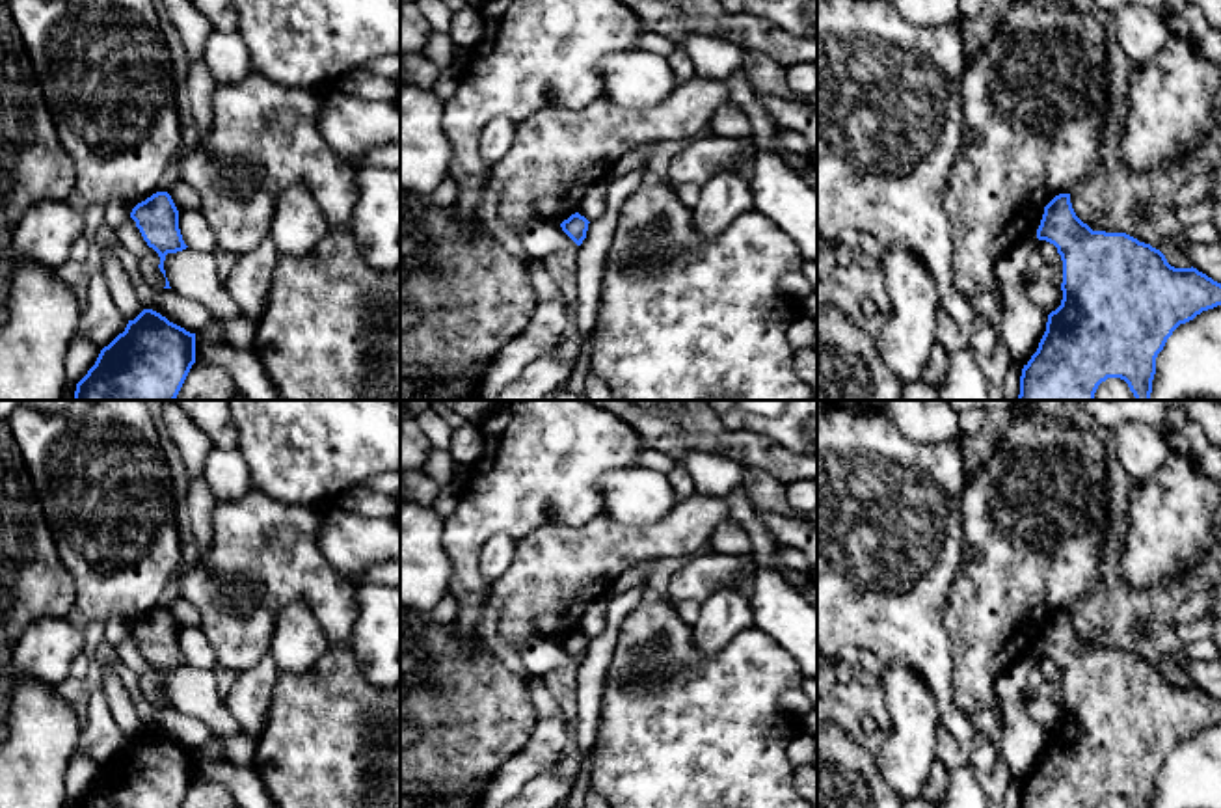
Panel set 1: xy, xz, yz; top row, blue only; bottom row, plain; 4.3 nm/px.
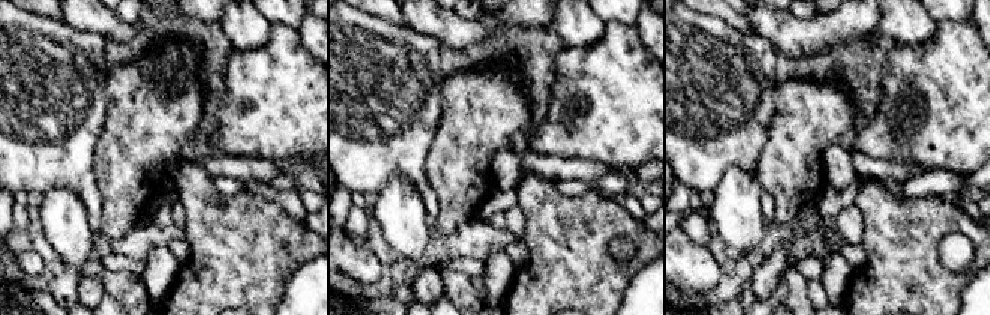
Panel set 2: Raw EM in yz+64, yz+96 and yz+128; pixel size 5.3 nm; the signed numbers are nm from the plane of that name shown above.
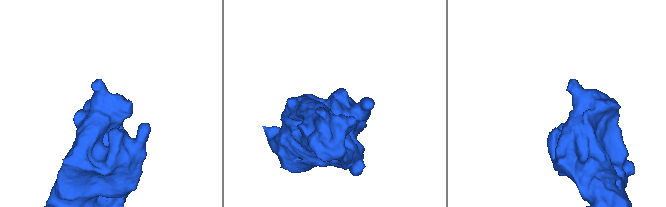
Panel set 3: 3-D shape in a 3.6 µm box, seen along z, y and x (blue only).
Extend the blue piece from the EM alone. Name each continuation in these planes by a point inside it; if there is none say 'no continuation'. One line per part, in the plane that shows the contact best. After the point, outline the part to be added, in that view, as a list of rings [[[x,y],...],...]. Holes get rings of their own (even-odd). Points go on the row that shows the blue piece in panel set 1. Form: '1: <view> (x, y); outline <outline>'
no continuation

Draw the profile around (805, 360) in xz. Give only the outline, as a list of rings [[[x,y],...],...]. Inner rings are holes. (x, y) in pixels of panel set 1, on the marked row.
[[[800,348],[793,354],[795,372],[817,393],[817,352]]]

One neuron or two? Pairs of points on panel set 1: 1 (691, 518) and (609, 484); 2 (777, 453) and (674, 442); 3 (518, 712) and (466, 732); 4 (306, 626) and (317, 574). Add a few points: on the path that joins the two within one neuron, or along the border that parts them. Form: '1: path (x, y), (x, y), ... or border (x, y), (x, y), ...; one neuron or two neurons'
1: border (676, 503), (654, 524), (630, 525); two neurons
2: path (751, 449), (719, 440), (700, 440); one neuron
3: path (505, 712), (486, 712), (479, 719); one neuron
4: border (276, 613), (291, 604), (306, 604), (330, 645); two neurons

